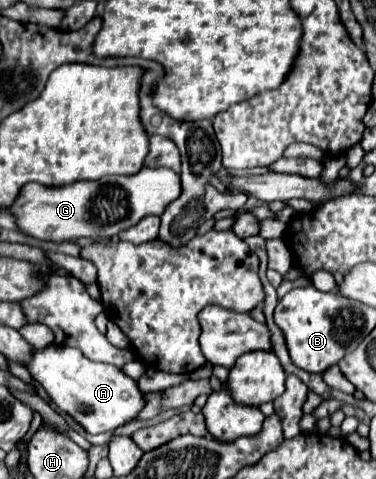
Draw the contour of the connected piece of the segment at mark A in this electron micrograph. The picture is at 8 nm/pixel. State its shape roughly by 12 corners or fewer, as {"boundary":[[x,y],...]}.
{"boundary":[[73,347],[27,365],[55,405],[91,435],[135,421],[135,379]]}

